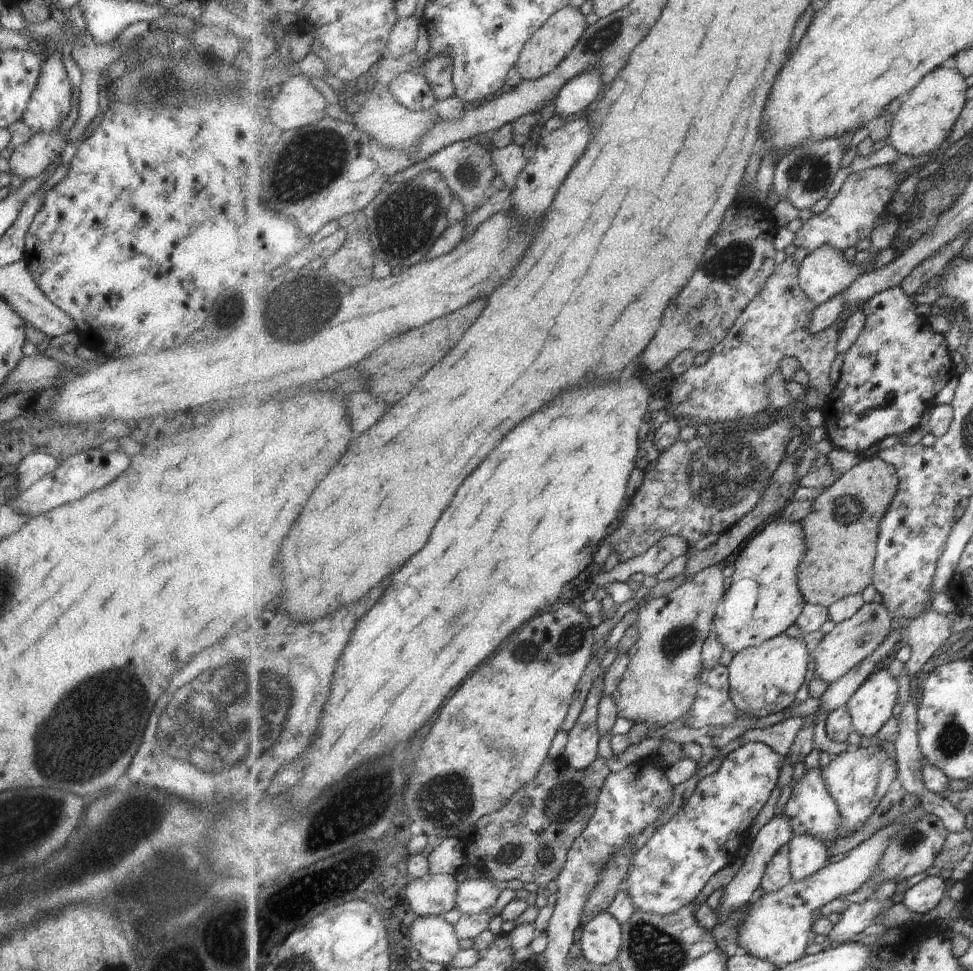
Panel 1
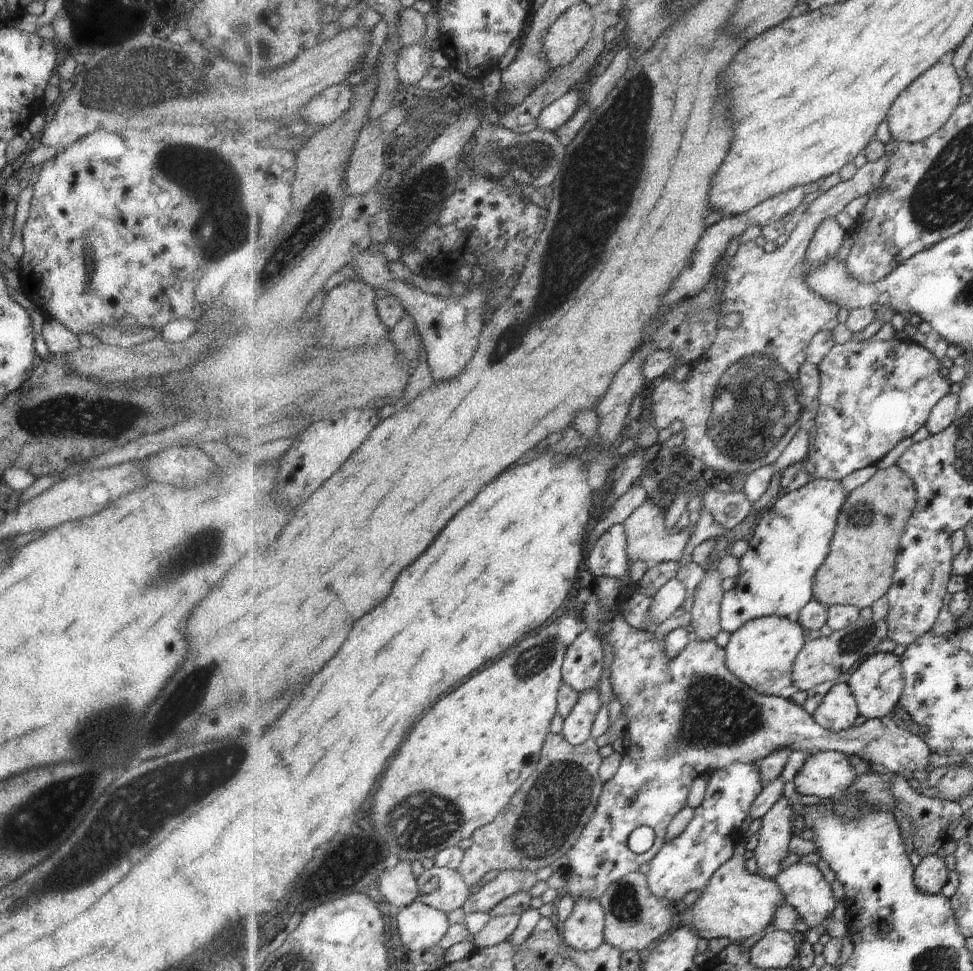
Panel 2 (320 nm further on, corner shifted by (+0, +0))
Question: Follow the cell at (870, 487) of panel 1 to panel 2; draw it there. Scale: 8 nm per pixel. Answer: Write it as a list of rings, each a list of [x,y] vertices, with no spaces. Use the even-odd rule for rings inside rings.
[[[893,464],[877,472],[861,486],[853,490],[843,505],[838,518],[831,552],[823,566],[817,571],[814,585],[814,598],[826,607],[833,605],[853,605],[858,609],[870,608],[890,591],[894,583],[896,560],[901,548],[907,523],[918,506],[918,489],[915,481],[899,465]]]

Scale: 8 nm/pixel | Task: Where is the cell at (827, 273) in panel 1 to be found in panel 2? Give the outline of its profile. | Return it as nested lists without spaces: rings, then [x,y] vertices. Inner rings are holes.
[[[835,217],[825,219],[810,242],[806,254],[807,262],[815,266],[835,257],[845,240],[845,234],[847,232],[839,226]]]

